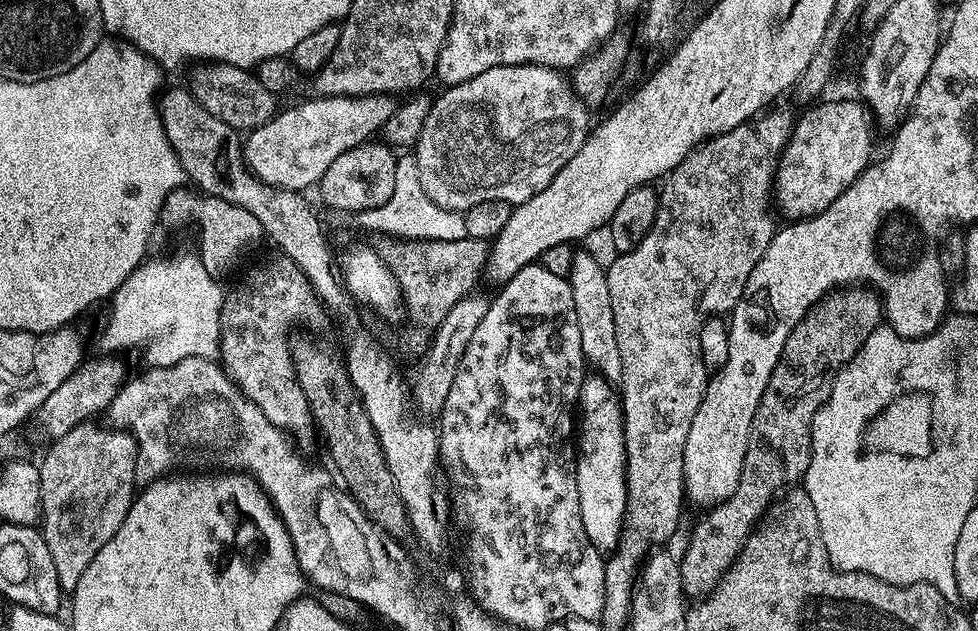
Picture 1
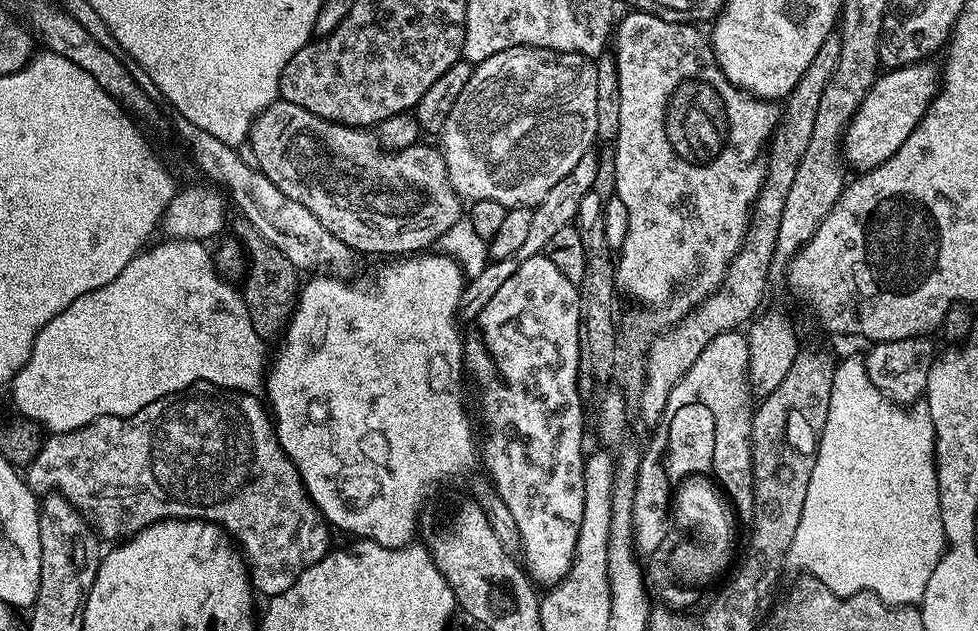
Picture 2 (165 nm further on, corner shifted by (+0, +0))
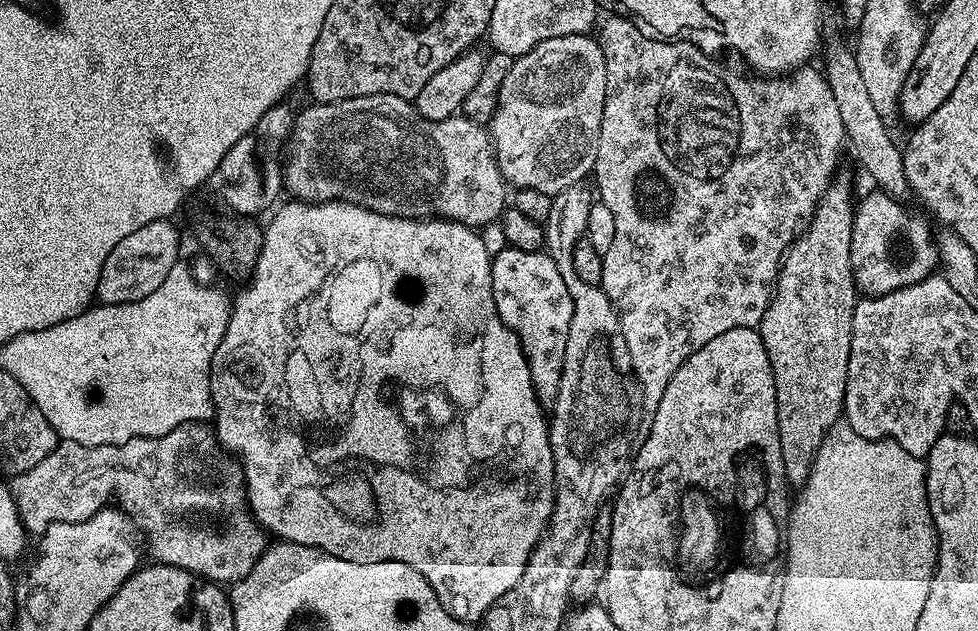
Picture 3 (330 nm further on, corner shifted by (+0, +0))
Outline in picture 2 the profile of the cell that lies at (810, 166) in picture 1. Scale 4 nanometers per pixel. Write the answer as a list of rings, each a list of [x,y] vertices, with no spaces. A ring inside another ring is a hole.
[[[932,62],[907,64],[905,68],[893,68],[877,75],[876,81],[870,86],[862,106],[848,123],[842,141],[842,156],[849,169],[856,168],[857,173],[869,172],[877,168],[886,158],[910,138],[914,126],[926,114],[930,102],[935,98],[942,79],[942,72]]]

